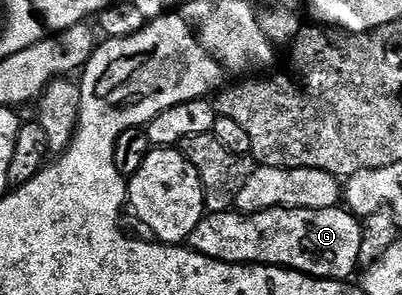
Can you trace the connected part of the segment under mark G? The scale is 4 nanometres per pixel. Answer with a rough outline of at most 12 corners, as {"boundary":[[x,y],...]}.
{"boundary":[[345,206],[211,211],[190,250],[313,279],[359,270]]}

